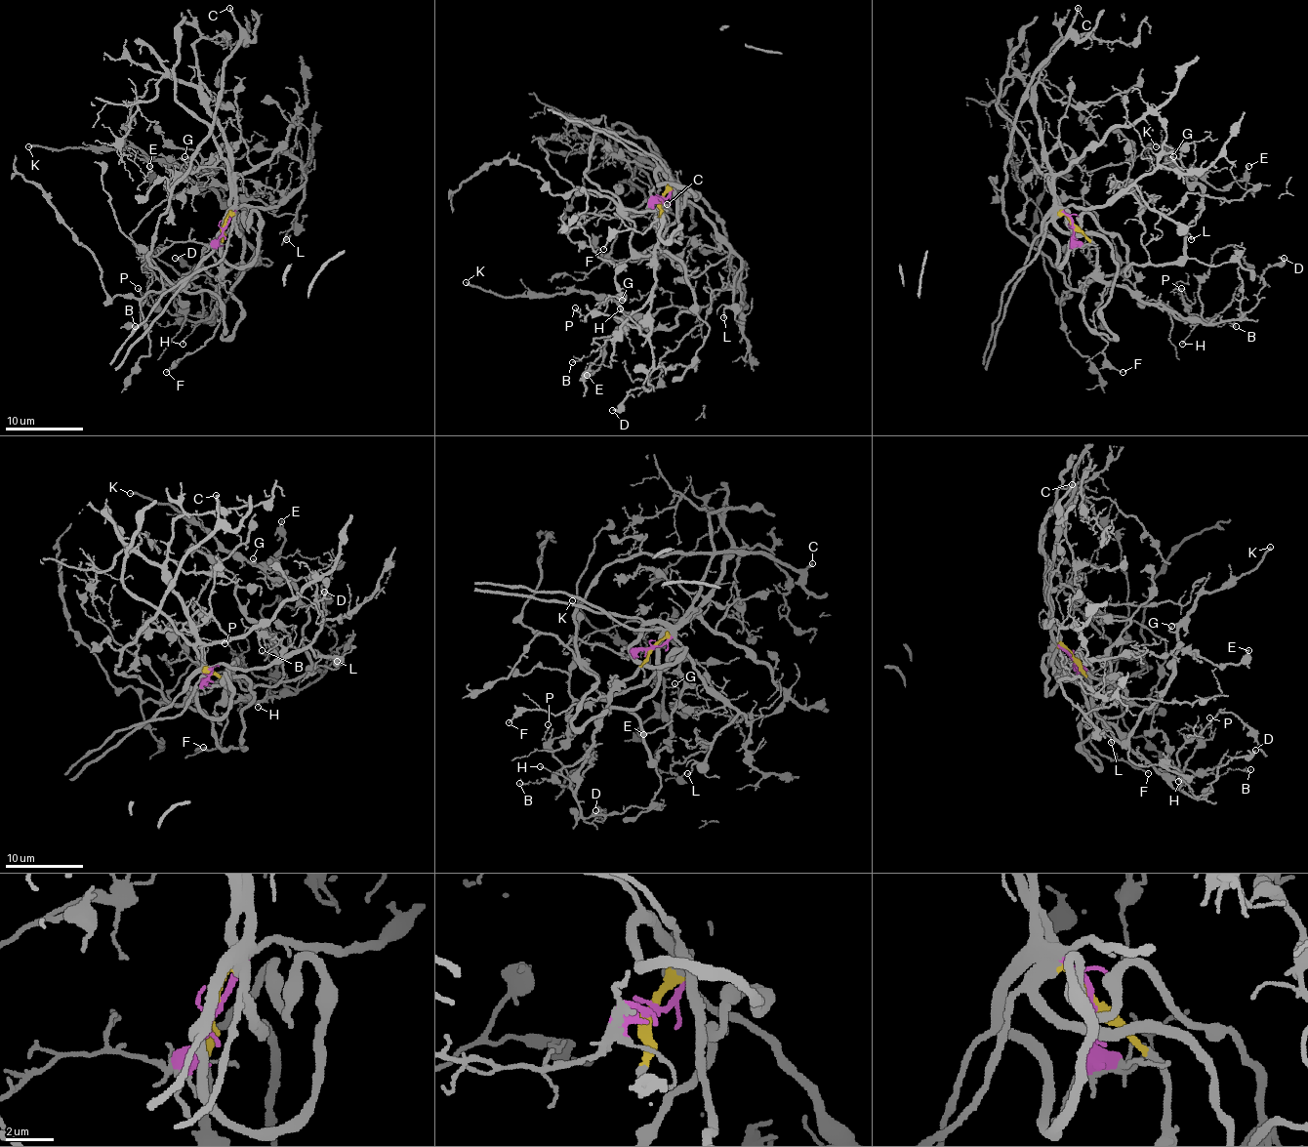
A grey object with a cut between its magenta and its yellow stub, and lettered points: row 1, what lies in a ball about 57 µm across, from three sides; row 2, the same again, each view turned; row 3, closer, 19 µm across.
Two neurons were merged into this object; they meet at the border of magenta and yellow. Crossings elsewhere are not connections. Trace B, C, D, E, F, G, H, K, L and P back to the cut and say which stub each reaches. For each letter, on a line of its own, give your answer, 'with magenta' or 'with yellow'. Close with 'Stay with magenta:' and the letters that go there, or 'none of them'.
B: with yellow
C: with yellow
D: with yellow
E: with magenta
F: with yellow
G: with magenta
H: with yellow
K: with magenta
L: with magenta
P: with yellow
Stay with magenta: E, G, K, L

